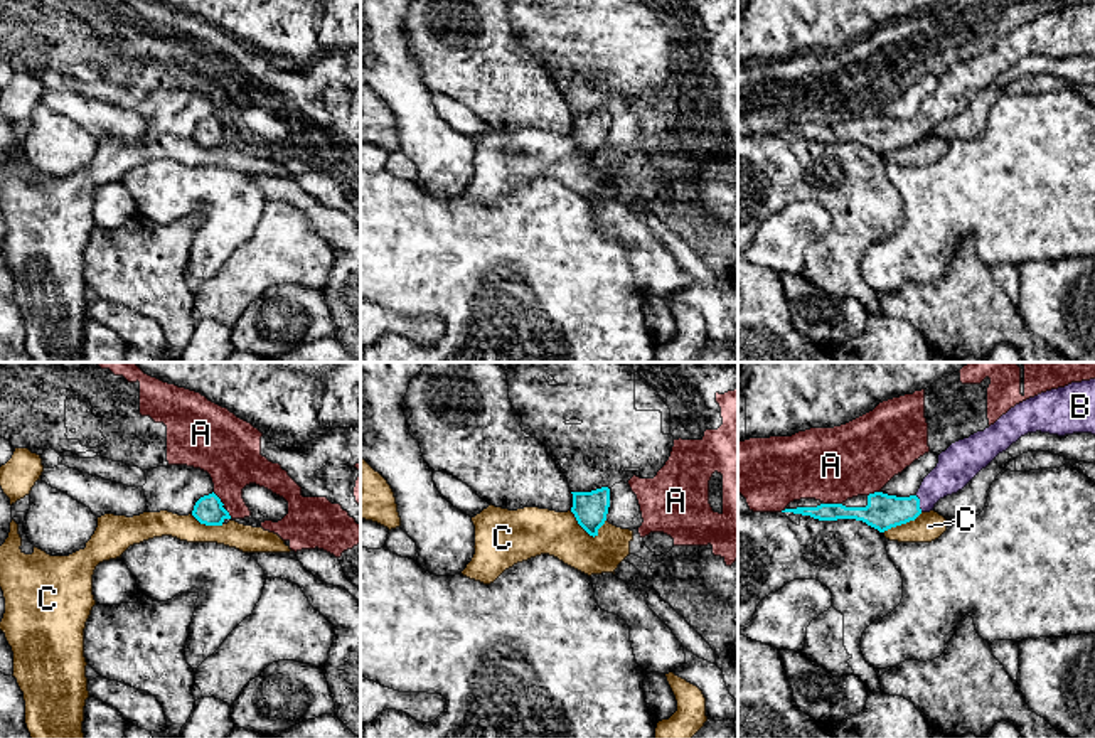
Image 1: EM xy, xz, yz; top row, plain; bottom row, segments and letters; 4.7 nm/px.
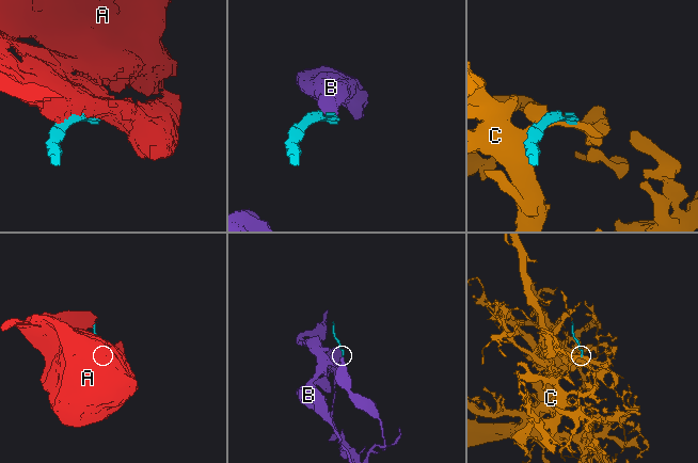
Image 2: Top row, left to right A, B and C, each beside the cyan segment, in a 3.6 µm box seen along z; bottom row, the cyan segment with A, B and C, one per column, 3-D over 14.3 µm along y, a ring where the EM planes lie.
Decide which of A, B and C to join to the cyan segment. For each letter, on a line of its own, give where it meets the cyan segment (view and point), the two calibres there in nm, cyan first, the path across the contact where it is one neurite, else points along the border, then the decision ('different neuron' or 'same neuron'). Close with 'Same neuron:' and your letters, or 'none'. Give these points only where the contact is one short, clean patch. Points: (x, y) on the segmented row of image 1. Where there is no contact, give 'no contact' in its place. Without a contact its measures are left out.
A: contact yz (833, 504); calibres 170 and 360 nm; different neuron
B: contact yz (918, 504); calibres 170 and 180 nm; way yz (883, 511), (900, 511), (918, 504), (956, 467); same neuron
C: contact xz (587, 531); calibres 160 and 220 nm; border xz (570, 511), (593, 536), (605, 523); different neuron
Same neuron: B

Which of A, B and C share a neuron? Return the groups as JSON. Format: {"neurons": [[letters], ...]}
{"neurons": [["A"], ["B"], ["C"]]}

